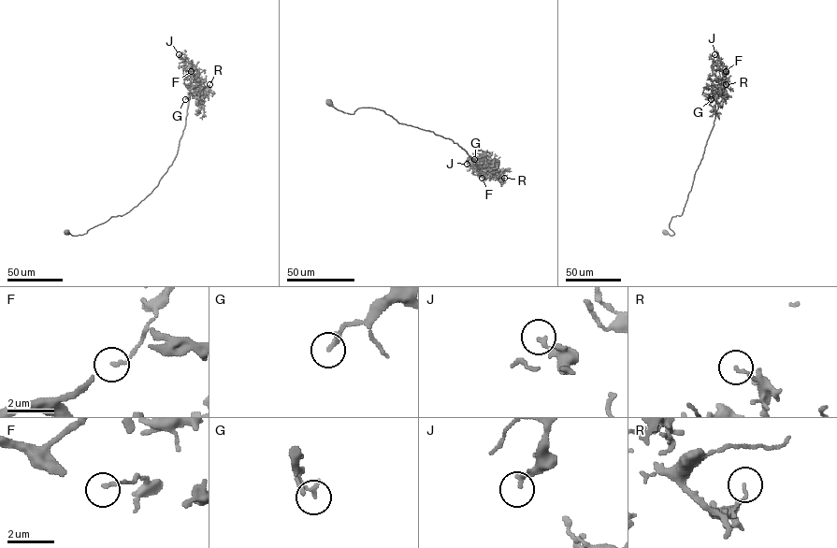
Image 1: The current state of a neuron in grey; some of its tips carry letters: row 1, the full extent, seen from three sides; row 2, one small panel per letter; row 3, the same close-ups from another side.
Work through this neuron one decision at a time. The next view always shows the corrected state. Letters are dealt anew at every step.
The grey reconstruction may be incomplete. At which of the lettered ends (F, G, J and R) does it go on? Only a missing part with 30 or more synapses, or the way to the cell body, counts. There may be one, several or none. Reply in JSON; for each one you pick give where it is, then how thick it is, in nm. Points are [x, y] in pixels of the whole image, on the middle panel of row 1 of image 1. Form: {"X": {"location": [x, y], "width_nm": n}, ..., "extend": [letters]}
{"extend": []}

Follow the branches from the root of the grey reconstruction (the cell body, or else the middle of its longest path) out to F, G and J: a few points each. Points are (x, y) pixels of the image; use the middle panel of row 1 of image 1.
F: (329, 103), (350, 114), (382, 110), (451, 139), (475, 162), (474, 174), (489, 172), (482, 178)
G: (329, 103), (350, 114), (382, 110), (399, 123), (451, 139), (479, 174), (490, 153), (474, 159)
J: (329, 103), (350, 114), (382, 110), (399, 123), (451, 139), (480, 174), (471, 173), (473, 159), (467, 164)

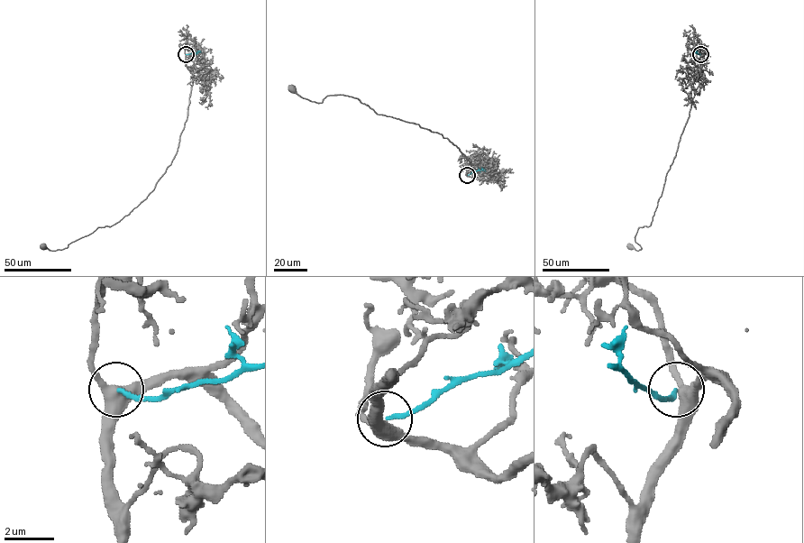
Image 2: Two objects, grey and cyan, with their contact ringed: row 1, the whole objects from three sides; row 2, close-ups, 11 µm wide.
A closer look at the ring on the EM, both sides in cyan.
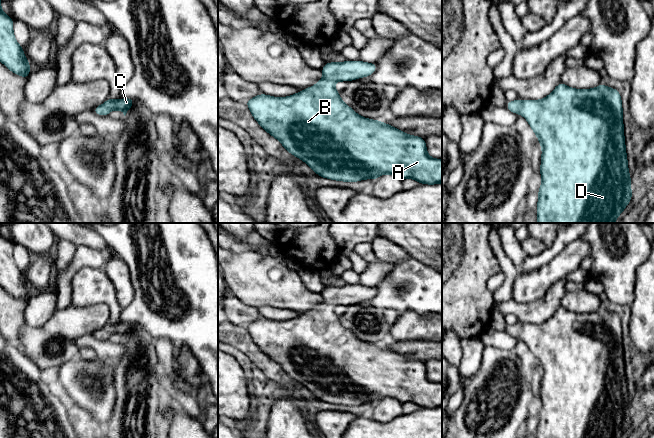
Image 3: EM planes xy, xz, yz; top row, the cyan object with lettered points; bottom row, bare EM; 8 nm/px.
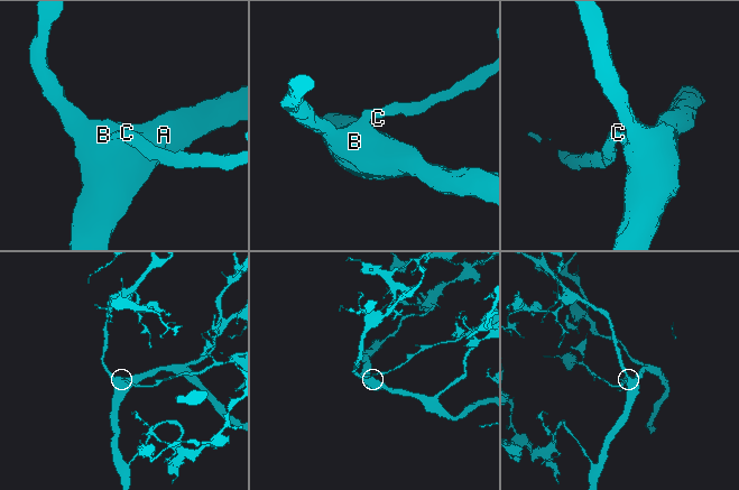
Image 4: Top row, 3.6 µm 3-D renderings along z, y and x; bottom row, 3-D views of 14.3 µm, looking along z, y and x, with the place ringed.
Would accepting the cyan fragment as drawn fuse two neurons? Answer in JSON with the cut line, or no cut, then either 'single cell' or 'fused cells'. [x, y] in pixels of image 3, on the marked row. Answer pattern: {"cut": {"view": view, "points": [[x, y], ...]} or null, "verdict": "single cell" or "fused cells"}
{"cut": null, "verdict": "single cell"}

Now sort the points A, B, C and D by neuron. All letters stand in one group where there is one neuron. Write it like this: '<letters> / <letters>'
A B C D

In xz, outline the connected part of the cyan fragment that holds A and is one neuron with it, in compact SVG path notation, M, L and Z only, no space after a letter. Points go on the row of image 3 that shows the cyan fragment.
M360 60L342 63L325 63L321 71L324 77L314 86L299 91L288 97L272 97L259 94L245 104L258 124L272 137L280 141L282 146L293 156L303 160L314 172L323 178L343 182L358 182L364 179L376 180L384 174L396 175L401 180L414 179L420 184L442 184L442 159L434 159L427 153L425 138L408 135L405 132L383 123L358 115L343 102L334 83L352 81L369 77L377 69L376 63L366 63Z

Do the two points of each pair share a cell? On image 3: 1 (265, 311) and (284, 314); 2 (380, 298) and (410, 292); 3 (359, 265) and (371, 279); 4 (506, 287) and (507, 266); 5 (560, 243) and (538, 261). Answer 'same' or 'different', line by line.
1: same
2: same
3: different
4: same
5: same

